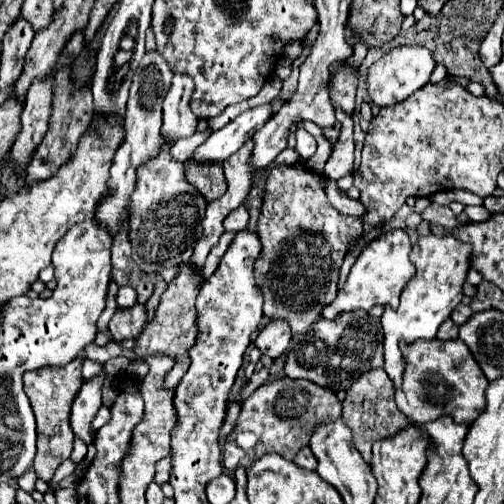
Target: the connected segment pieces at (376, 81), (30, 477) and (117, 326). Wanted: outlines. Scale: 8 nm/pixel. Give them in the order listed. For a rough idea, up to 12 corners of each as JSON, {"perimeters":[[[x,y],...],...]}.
{"perimeters":[[[396,47],[368,69],[370,103],[396,105],[428,83],[434,59]],[[28,469],[18,479],[20,489],[32,493],[38,477],[34,469]],[[146,307],[118,309],[110,319],[116,343],[136,339],[146,325]]]}

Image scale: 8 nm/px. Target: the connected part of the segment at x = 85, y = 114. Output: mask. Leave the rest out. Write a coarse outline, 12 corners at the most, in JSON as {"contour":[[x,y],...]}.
{"contour":[[70,67],[56,73],[50,127],[26,183],[44,181],[78,149],[94,115]]}

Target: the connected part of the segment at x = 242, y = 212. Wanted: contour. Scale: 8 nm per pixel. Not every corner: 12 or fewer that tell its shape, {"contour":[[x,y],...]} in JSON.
{"contour":[[244,205],[224,219],[226,231],[244,231],[248,211]]}

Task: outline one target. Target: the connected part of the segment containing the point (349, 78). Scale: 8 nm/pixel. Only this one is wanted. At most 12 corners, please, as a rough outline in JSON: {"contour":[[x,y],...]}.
{"contour":[[342,65],[330,85],[330,97],[354,113],[358,69]]}

